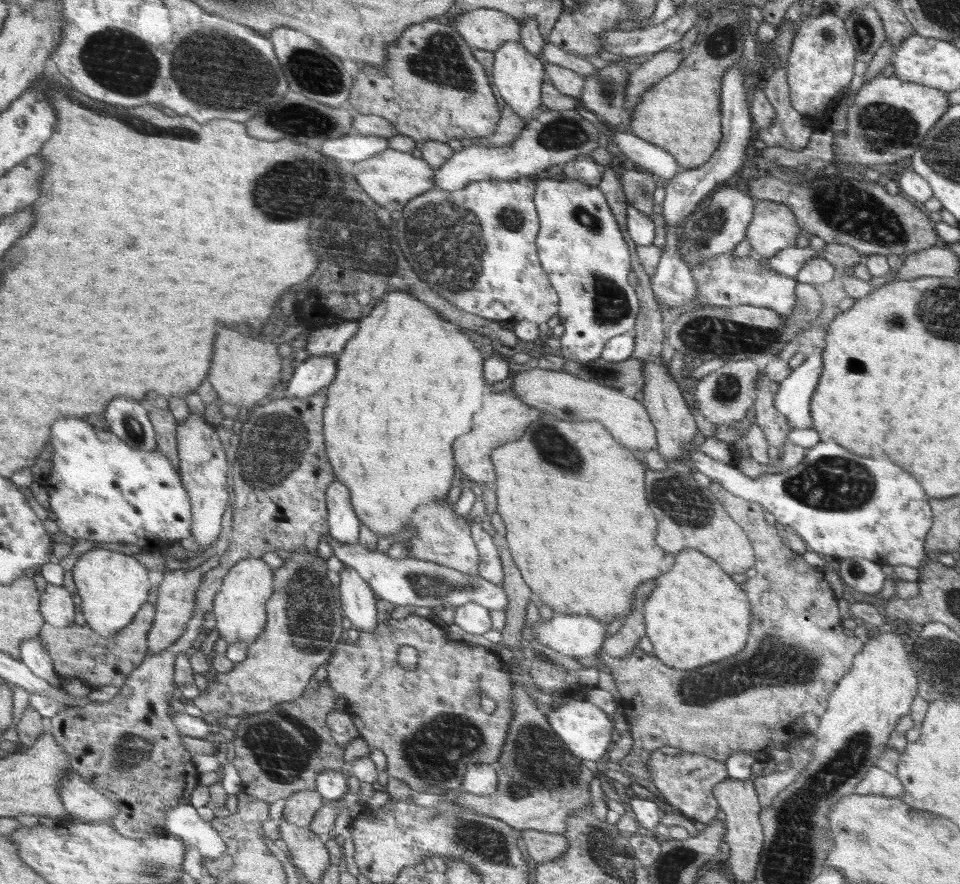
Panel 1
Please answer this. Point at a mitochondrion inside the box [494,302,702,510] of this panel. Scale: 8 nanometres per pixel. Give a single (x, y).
(553, 447)

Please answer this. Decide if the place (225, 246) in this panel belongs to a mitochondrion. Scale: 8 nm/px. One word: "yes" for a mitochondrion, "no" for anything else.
no

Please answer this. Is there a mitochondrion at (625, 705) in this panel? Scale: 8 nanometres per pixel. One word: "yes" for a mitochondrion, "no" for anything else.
no

